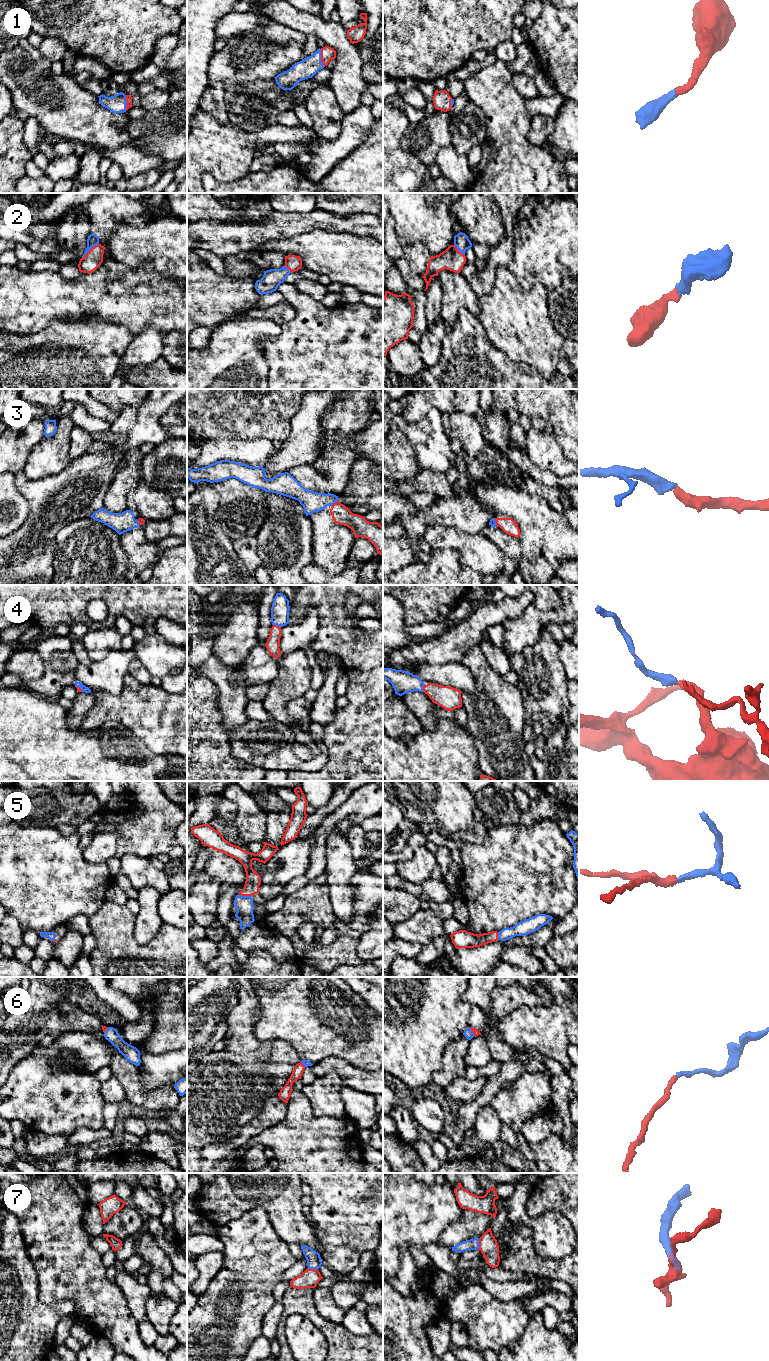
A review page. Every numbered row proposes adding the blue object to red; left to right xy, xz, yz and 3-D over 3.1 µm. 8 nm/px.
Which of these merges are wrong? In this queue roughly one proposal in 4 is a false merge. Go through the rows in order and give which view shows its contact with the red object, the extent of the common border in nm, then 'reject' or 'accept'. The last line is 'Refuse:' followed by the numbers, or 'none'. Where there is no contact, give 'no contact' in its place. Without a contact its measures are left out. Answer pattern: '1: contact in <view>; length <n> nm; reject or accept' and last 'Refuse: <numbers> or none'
1: contact in xz; length 150 nm; accept
2: contact in xy; length 180 nm; accept
3: contact in xz; length 60 nm; accept
4: contact in xz; length 70 nm; accept
5: contact in xz; length 100 nm; accept
6: contact in yz; length 80 nm; accept
7: contact in yz; length 90 nm; accept
Refuse: none

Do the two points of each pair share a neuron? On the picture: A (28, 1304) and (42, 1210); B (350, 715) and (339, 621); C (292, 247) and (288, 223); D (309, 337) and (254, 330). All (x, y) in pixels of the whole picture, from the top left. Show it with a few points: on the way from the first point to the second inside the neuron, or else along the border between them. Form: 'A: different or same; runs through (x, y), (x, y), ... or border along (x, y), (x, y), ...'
A: different; border along (24, 1245), (36, 1273), (38, 1290)
B: same; runs through (363, 692), (363, 656), (351, 644)
C: different; border along (313, 230), (286, 238), (270, 238), (267, 241)
D: different; border along (281, 326), (277, 334), (261, 341), (262, 348)

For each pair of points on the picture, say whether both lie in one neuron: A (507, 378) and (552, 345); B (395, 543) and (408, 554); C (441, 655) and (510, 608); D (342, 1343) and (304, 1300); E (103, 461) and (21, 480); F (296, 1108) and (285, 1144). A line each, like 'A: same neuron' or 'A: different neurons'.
A: different neurons
B: same neuron
C: same neuron
D: same neuron
E: same neuron
F: same neuron

